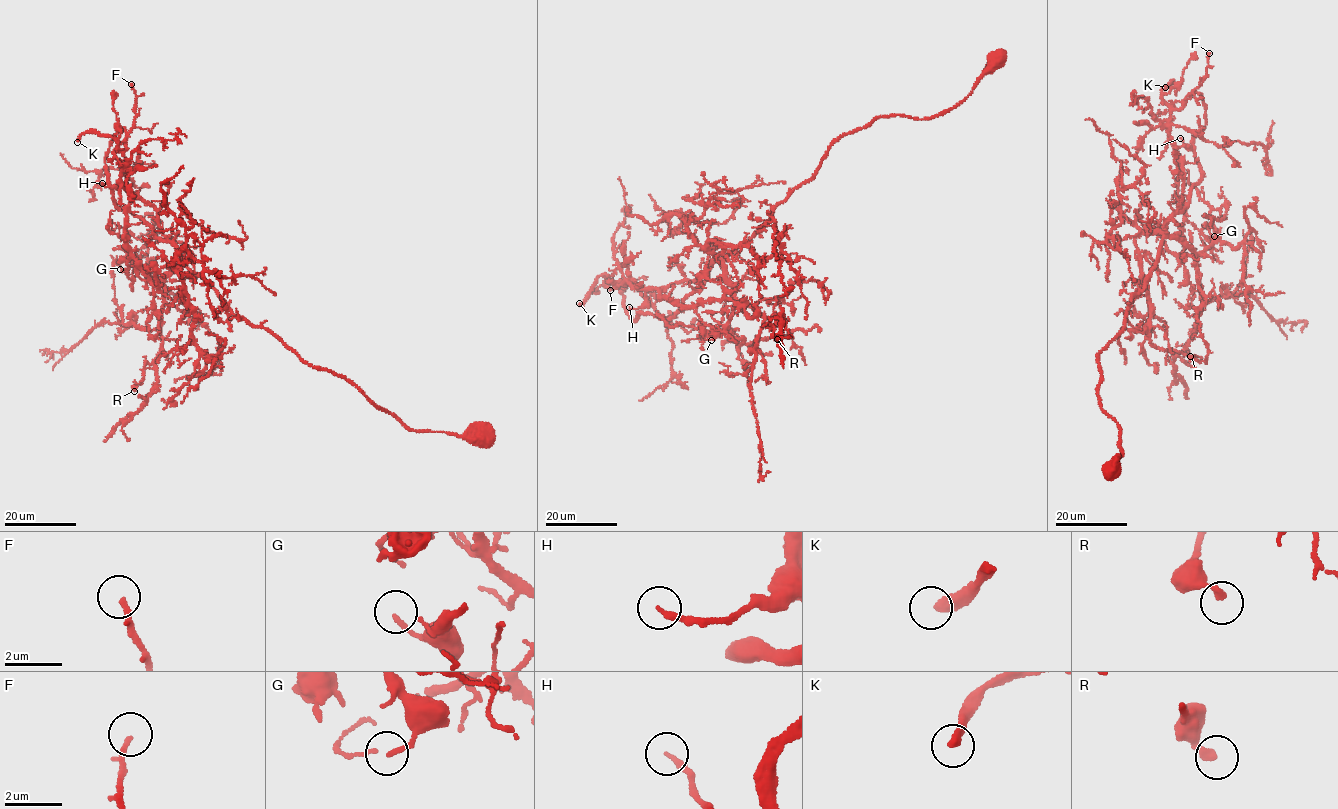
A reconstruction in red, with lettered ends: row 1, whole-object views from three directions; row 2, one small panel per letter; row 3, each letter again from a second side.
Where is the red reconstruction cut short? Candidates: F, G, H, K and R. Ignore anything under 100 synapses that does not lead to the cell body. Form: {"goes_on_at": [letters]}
{"goes_on_at": ["K"]}

